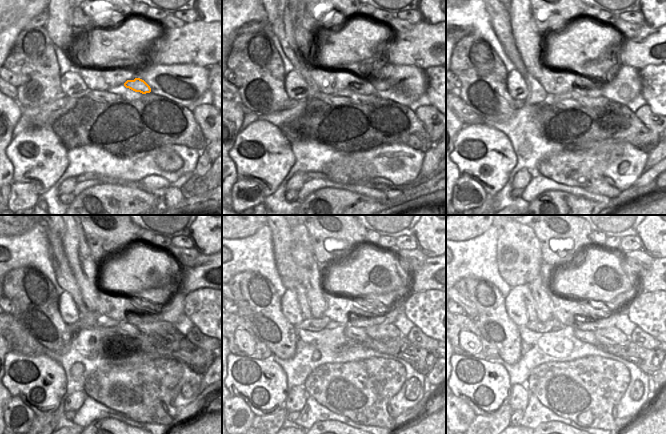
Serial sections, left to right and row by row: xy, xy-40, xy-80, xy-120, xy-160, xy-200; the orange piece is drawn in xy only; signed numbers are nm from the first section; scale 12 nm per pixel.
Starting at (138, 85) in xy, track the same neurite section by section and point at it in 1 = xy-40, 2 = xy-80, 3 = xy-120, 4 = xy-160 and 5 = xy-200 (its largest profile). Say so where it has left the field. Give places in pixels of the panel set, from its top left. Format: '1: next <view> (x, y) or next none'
1: next xy-40 (362, 86)
2: next xy-80 (588, 88)
3: next xy-120 (135, 318)
4: next xy-160 (372, 319)
5: next xy-200 (600, 322)

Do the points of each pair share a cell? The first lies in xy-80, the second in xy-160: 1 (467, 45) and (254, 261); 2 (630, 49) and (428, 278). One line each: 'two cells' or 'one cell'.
1: two cells
2: one cell

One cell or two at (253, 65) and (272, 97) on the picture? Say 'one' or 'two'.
one

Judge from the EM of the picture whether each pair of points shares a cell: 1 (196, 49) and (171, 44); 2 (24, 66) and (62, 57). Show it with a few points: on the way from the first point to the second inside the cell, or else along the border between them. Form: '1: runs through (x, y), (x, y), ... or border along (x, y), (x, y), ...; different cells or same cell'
1: runs through (190, 45), (177, 45); same cell
2: border along (52, 43), (60, 75); different cells

